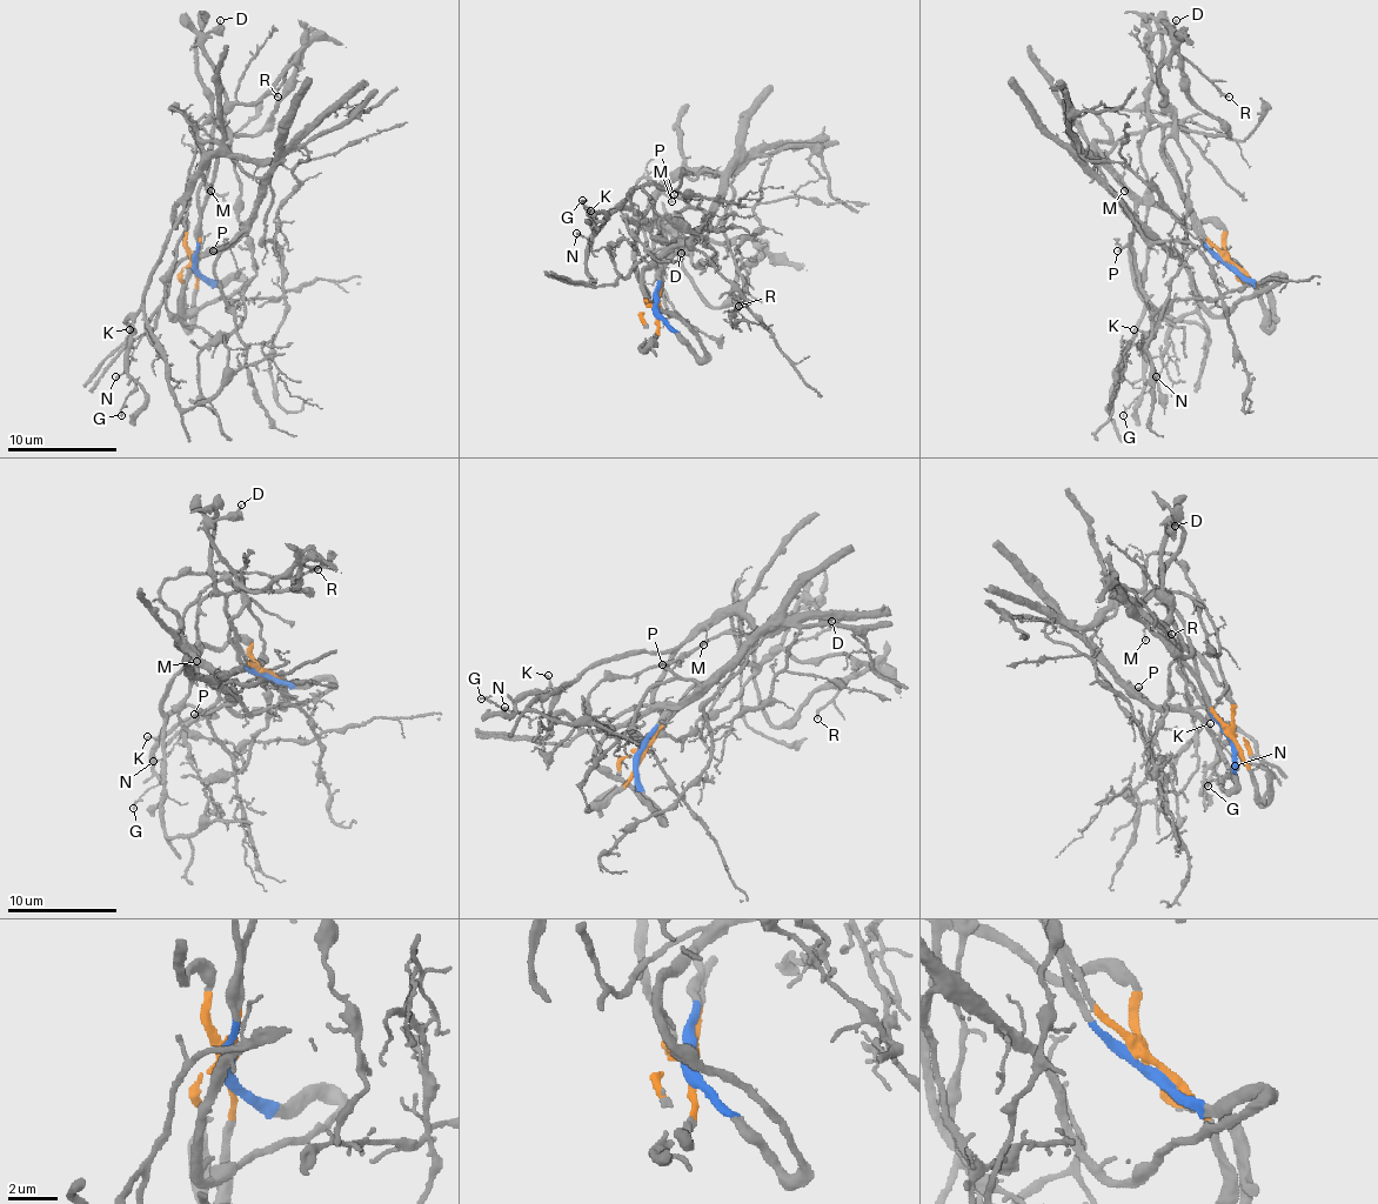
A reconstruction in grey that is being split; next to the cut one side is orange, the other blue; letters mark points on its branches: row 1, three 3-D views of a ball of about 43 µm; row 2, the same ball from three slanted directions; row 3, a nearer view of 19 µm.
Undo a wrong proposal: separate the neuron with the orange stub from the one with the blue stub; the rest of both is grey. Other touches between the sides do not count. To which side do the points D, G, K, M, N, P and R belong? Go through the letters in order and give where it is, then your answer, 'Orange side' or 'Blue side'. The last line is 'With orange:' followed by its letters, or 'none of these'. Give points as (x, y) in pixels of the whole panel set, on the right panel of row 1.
D: Place: (1176, 20). Orange side
G: Place: (1123, 415). Orange side
K: Place: (1134, 329). Orange side
M: Place: (1124, 191). Orange side
N: Place: (1156, 376). Blue side
P: Place: (1117, 251). Blue side
R: Place: (1229, 97). Orange side
With orange: D, G, K, M, R

